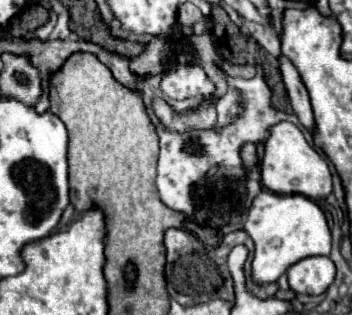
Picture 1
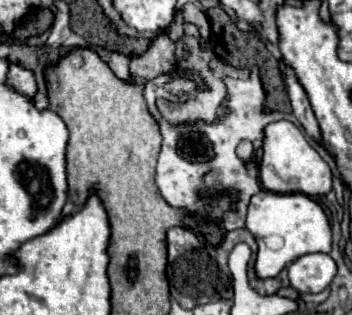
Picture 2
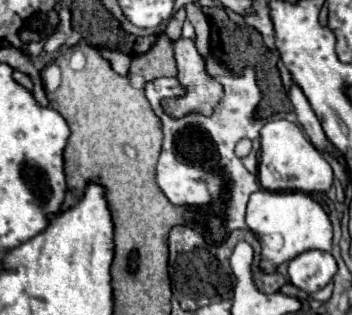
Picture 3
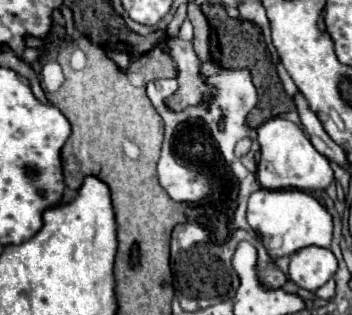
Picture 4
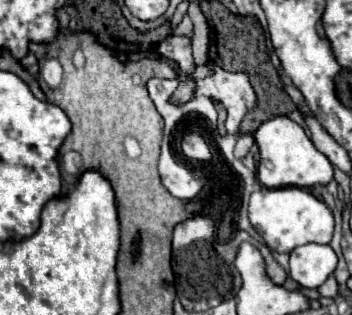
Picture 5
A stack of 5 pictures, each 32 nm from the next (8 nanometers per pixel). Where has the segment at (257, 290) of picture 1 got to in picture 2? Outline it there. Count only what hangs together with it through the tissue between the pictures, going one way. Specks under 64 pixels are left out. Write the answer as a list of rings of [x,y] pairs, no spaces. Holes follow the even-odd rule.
[[[268,278],[268,280],[260,280],[258,284],[254,284],[254,288],[256,288],[260,294],[276,294],[280,286],[282,286],[280,278]]]

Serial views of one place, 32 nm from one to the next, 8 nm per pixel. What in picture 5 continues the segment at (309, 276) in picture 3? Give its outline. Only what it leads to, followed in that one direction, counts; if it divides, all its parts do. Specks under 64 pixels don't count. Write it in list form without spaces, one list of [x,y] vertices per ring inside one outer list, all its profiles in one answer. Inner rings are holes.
[[[304,244],[290,252],[290,276],[302,288],[318,288],[334,272],[336,262],[330,244]]]

